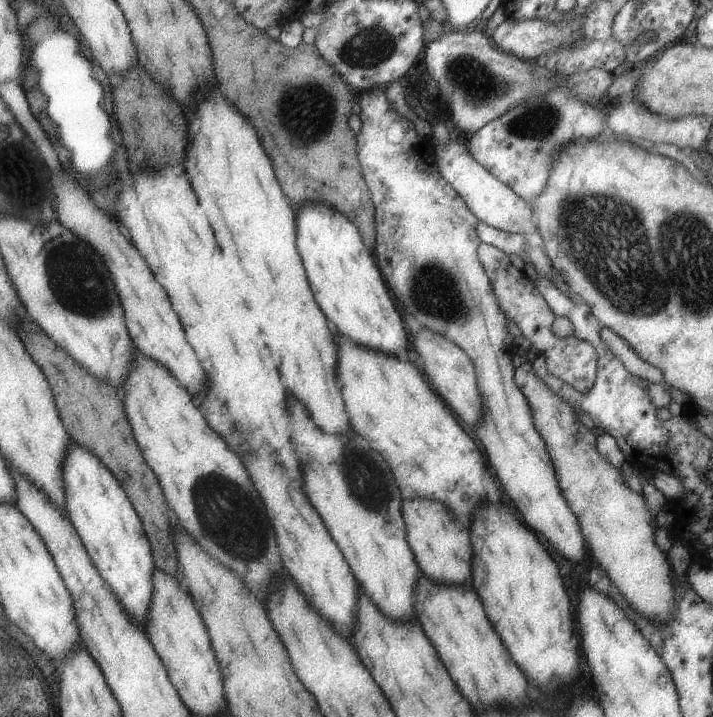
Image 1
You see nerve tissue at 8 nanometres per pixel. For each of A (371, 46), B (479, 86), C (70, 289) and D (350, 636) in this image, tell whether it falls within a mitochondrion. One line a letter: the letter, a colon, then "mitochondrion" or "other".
A: mitochondrion
B: mitochondrion
C: mitochondrion
D: other

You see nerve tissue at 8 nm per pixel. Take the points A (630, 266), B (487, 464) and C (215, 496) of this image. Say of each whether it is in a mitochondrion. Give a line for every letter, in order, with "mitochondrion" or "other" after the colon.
A: mitochondrion
B: other
C: mitochondrion

